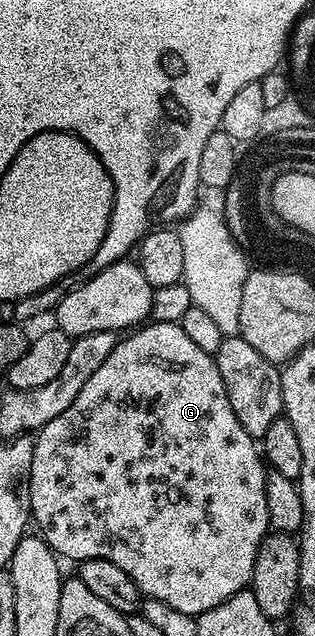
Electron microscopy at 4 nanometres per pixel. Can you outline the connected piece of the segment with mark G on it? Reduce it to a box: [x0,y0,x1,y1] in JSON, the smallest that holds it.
[27,321,270,615]

